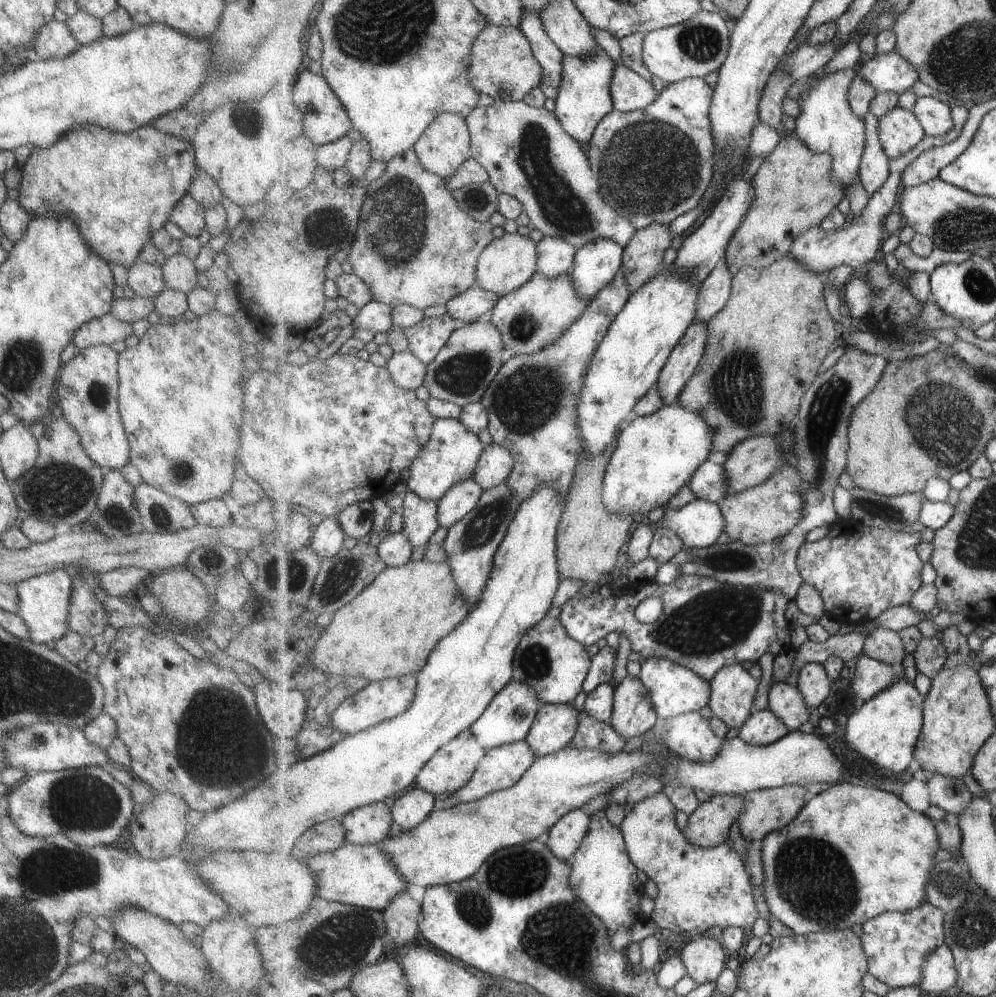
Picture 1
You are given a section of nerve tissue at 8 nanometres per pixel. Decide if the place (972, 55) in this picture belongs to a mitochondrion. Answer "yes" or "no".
yes

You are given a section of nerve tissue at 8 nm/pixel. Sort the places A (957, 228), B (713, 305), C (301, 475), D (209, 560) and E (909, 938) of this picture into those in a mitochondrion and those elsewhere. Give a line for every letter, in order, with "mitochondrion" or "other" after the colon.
A: mitochondrion
B: other
C: mitochondrion
D: other
E: other

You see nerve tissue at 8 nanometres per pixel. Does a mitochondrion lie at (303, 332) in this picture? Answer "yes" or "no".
no

